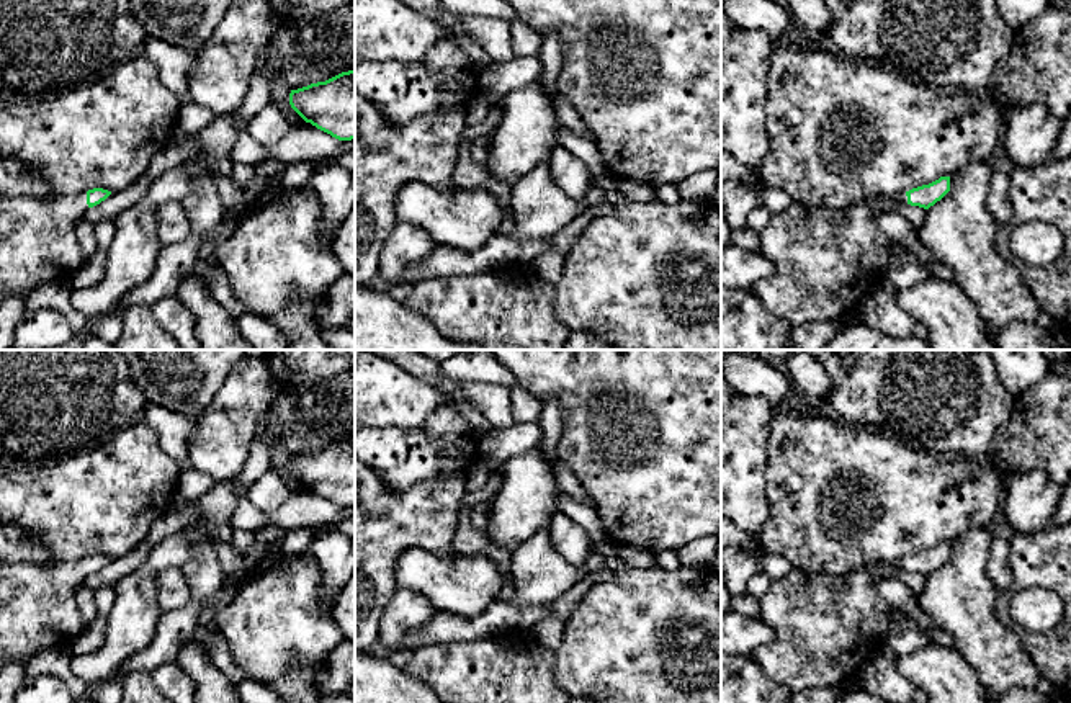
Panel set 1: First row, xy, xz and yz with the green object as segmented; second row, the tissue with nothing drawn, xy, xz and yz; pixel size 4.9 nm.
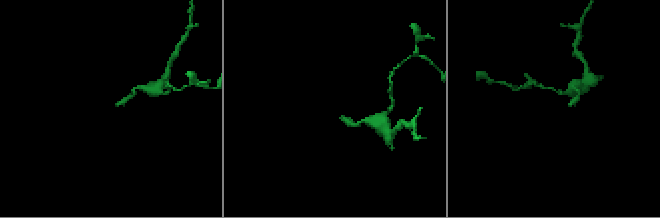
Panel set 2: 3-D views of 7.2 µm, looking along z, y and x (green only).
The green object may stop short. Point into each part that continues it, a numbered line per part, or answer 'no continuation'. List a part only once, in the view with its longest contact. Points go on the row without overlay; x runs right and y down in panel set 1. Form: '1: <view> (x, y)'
1: xy (38, 610)

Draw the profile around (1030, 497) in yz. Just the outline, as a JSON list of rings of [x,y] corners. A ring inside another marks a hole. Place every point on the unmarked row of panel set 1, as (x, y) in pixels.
[[[1043,471],[1014,472],[1006,481],[1001,510],[1012,533],[1038,533],[1051,526],[1063,489]]]

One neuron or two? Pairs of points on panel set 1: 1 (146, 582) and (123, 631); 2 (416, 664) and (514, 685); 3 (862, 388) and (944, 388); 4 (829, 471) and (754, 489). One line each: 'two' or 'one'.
1: one
2: one
3: one
4: two

